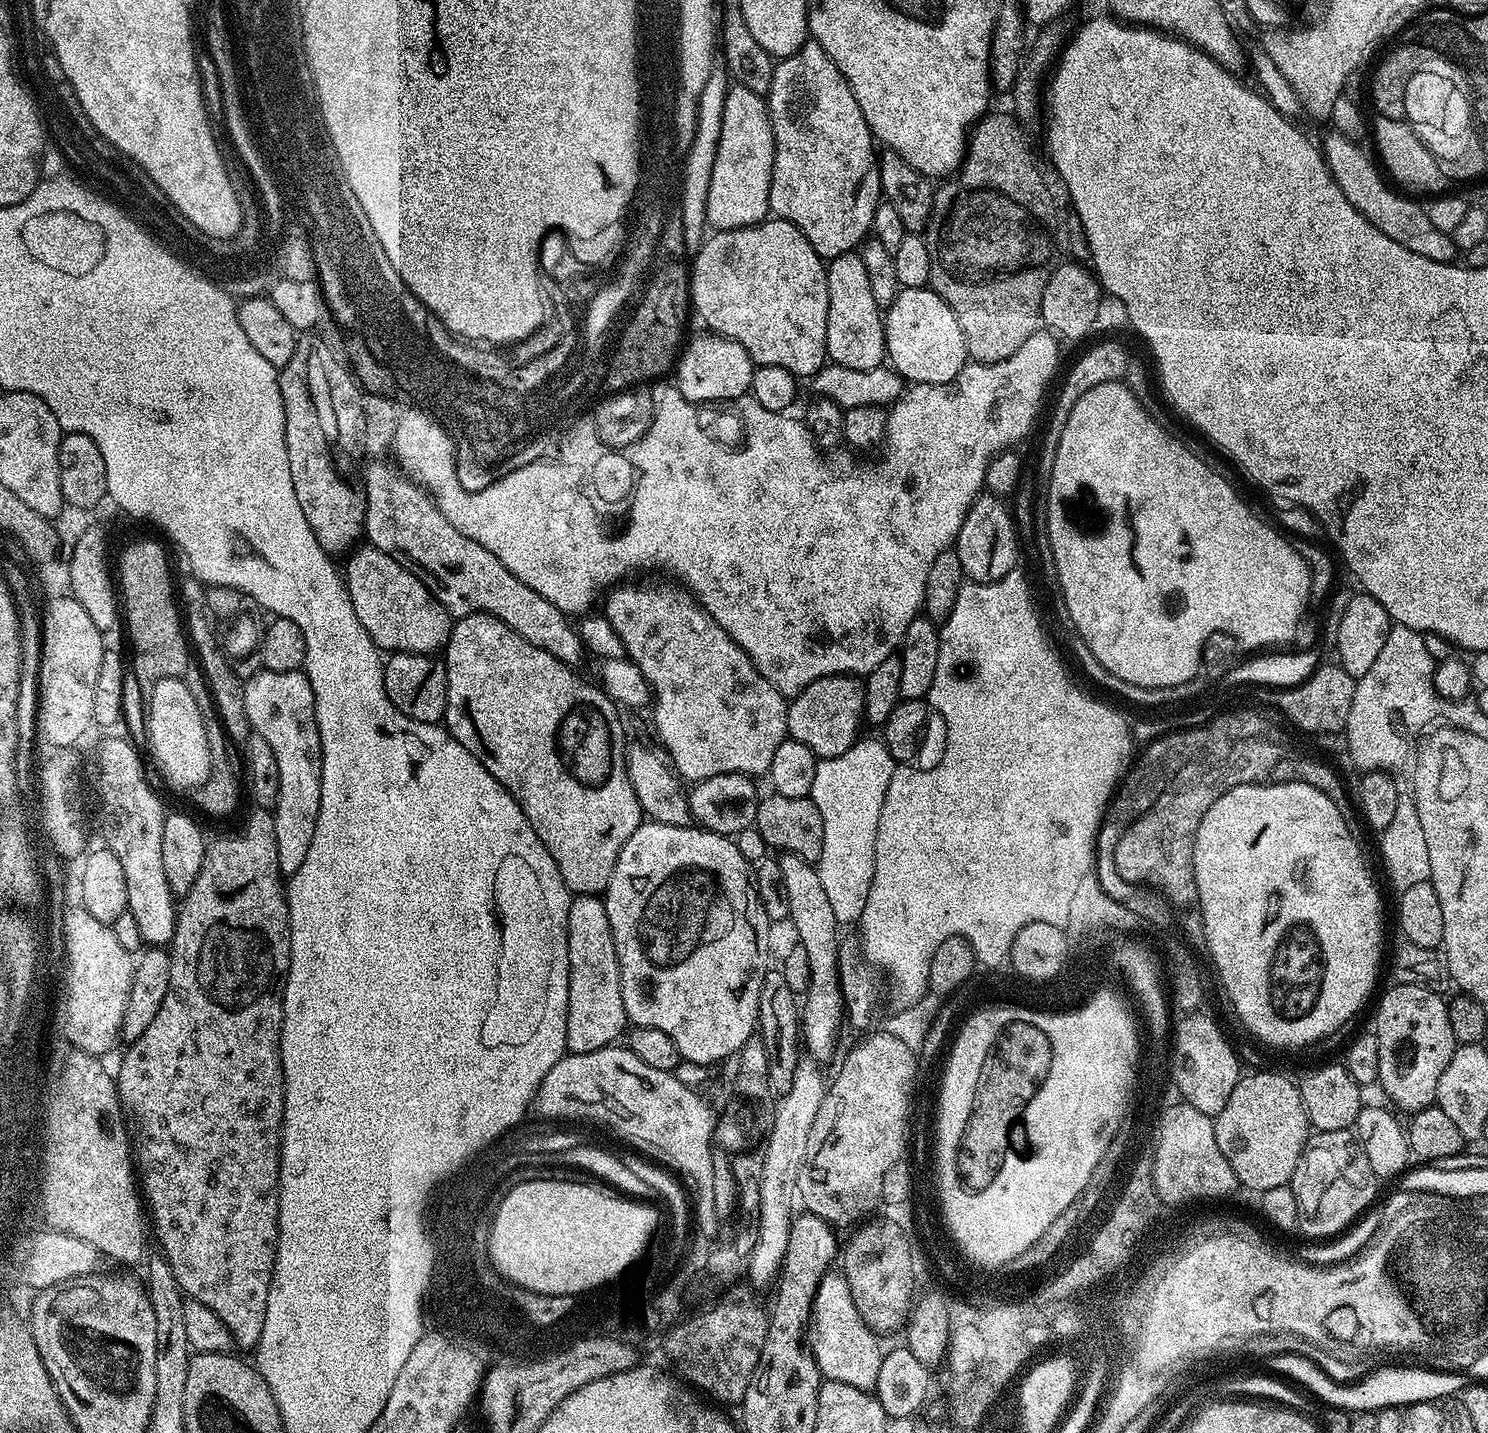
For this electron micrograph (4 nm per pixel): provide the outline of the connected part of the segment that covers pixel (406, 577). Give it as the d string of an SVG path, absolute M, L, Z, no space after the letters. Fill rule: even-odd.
M371 546L363 547L357 547L347 557L348 565L343 565L342 575L354 614L358 614L358 622L366 626L366 634L370 634L377 648L388 654L439 653L452 633L454 620L448 609L436 601L431 587L397 557Z

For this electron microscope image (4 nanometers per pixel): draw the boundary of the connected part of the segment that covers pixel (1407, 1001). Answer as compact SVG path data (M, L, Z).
M1393 983L1393 988L1380 1000L1380 1005L1374 1008L1374 1016L1404 1016L1404 1020L1416 1020L1412 1028L1412 1040L1381 1040L1378 1039L1378 1074L1380 1075L1379 1087L1384 1087L1384 1092L1400 1108L1405 1108L1408 1114L1421 1112L1424 1108L1433 1107L1438 1078L1442 1078L1442 1070L1450 1066L1450 1058L1458 1045L1454 1034L1450 1030L1450 1018L1445 997L1440 997L1436 990L1422 984Z

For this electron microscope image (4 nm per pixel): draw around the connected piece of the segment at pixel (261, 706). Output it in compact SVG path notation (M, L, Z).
M261 670L244 681L246 718L255 735L266 738L278 758L278 798L274 809L274 830L280 871L291 878L306 862L322 798L322 754L314 710L314 690L303 671Z

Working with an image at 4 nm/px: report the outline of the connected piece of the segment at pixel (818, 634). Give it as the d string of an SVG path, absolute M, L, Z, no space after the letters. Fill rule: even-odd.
M1037 330L1034 334L1030 334L1030 338L1026 338L1026 342L1022 342L1022 346L1018 346L1018 350L1014 354L1010 354L1010 358L1006 358L1002 362L994 362L993 364L977 364L975 362L965 363L964 369L956 375L955 380L946 382L945 384L912 384L911 387L905 391L904 395L896 401L895 404L891 405L887 409L888 413L888 425L884 427L884 438L882 441L882 449L884 448L885 460L880 460L877 464L855 464L850 457L844 456L841 460L836 460L830 465L824 461L825 453L822 451L819 444L816 443L816 439L812 437L812 432L808 428L807 423L803 419L795 420L792 417L792 414L785 414L783 412L771 412L766 410L766 406L762 406L762 402L755 400L752 395L748 394L739 401L739 403L732 402L727 405L728 416L732 419L732 428L736 432L732 432L728 436L728 440L732 444L741 444L744 448L724 448L724 444L720 440L715 440L706 429L700 426L700 412L701 409L697 405L693 404L692 401L685 398L684 395L680 393L680 389L676 387L675 383L672 382L656 382L652 384L653 388L653 400L655 405L655 413L657 418L654 419L652 424L652 432L649 432L648 440L644 440L644 444L640 444L639 450L636 452L636 461L638 462L638 467L642 470L642 479L640 479L640 492L636 495L636 504L632 504L632 512L630 513L630 522L628 524L628 532L623 532L619 537L614 534L608 536L600 527L598 527L598 522L596 520L596 515L592 513L592 508L588 505L588 500L585 496L580 496L579 494L573 494L572 487L569 486L567 482L558 482L556 480L556 472L553 468L531 468L530 465L526 465L526 472L538 472L542 474L544 472L544 498L564 498L568 502L568 532L570 536L566 534L532 534L532 540L524 538L524 534L520 534L520 538L490 538L490 536L480 536L480 534L474 534L474 522L466 524L466 522L458 522L458 520L474 520L474 492L466 490L463 488L461 482L458 480L458 474L456 473L455 468L455 446L453 444L452 437L448 435L447 429L443 428L437 421L432 420L425 412L416 412L414 411L414 436L402 436L402 434L393 434L392 440L398 440L398 442L392 442L392 444L398 444L398 451L394 453L394 460L397 465L411 479L415 480L417 484L428 489L428 492L432 495L432 499L435 500L436 505L442 510L442 514L446 514L446 518L450 522L450 526L454 526L454 530L458 530L462 534L466 534L466 538L470 538L474 542L478 542L478 546L486 546L486 550L490 550L490 554L494 554L494 558L498 558L498 562L502 562L502 566L506 566L506 570L510 570L510 574L514 574L514 578L518 578L522 582L526 582L526 586L530 586L530 590L534 590L538 594L542 594L542 598L546 598L550 602L554 602L554 606L558 606L558 610L562 610L566 614L584 614L589 611L588 608L592 603L599 601L601 599L602 593L605 590L611 589L613 586L619 585L621 581L625 578L631 577L628 576L631 572L636 572L639 568L669 568L673 572L675 579L677 581L689 584L690 587L696 591L696 596L698 599L704 603L704 608L706 611L712 615L713 620L711 620L717 627L720 627L732 638L734 642L738 642L738 646L746 650L748 656L752 661L756 663L756 668L764 675L764 677L776 687L781 694L786 698L791 698L797 696L802 690L806 690L806 686L810 686L810 682L818 682L822 678L827 676L843 676L845 674L849 676L855 676L857 678L863 678L868 675L870 670L874 670L874 666L880 665L884 659L890 658L891 656L897 655L898 649L904 643L904 635L906 630L910 626L910 622L915 620L917 616L921 615L922 609L924 607L924 591L926 590L926 574L930 574L930 566L934 563L934 558L938 558L938 554L942 554L942 550L953 547L956 543L956 536L962 530L962 522L966 518L966 514L970 510L970 506L976 501L977 496L981 495L982 489L984 488L984 479L986 478L986 470L990 466L990 462L998 453L1005 450L1011 449L1013 446L1016 446L1016 443L1027 434L1028 431L1032 428L1032 423L1036 420L1036 415L1040 412L1040 403L1044 400L1044 391L1048 388L1048 383L1052 380L1052 375L1056 372L1056 367L1060 364L1060 344L1061 341L1057 339L1053 333L1047 330Z

